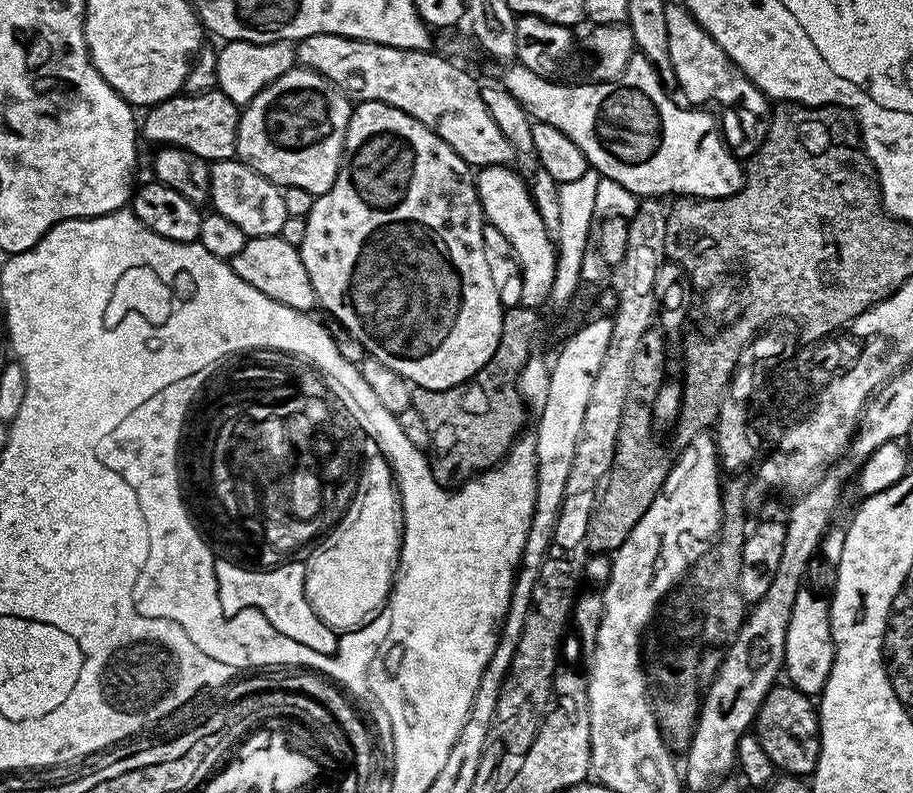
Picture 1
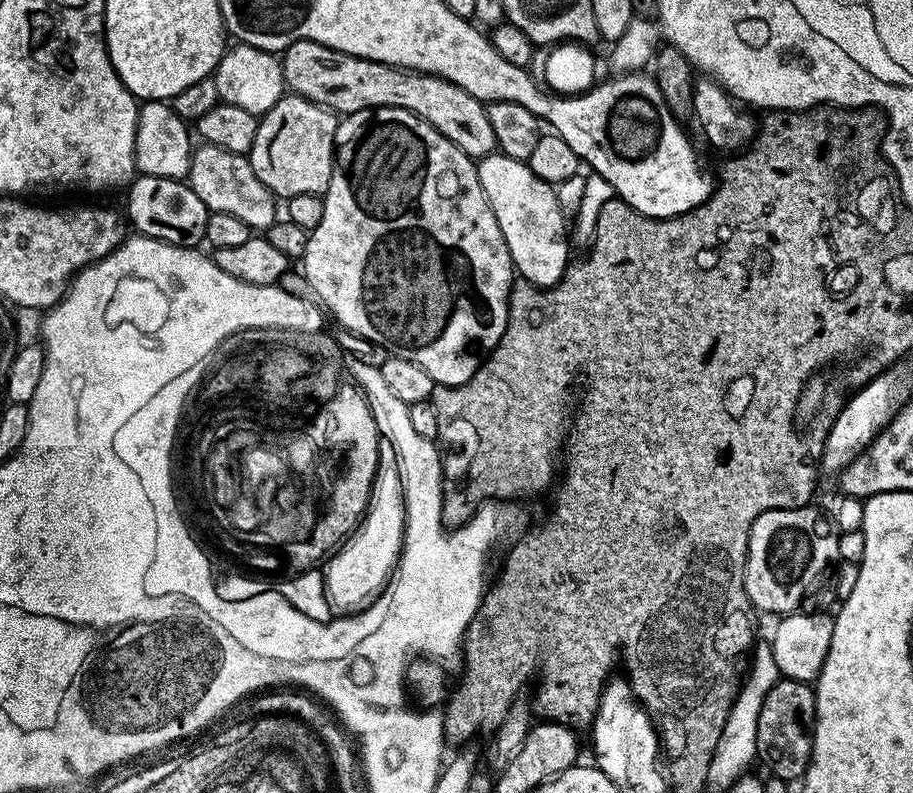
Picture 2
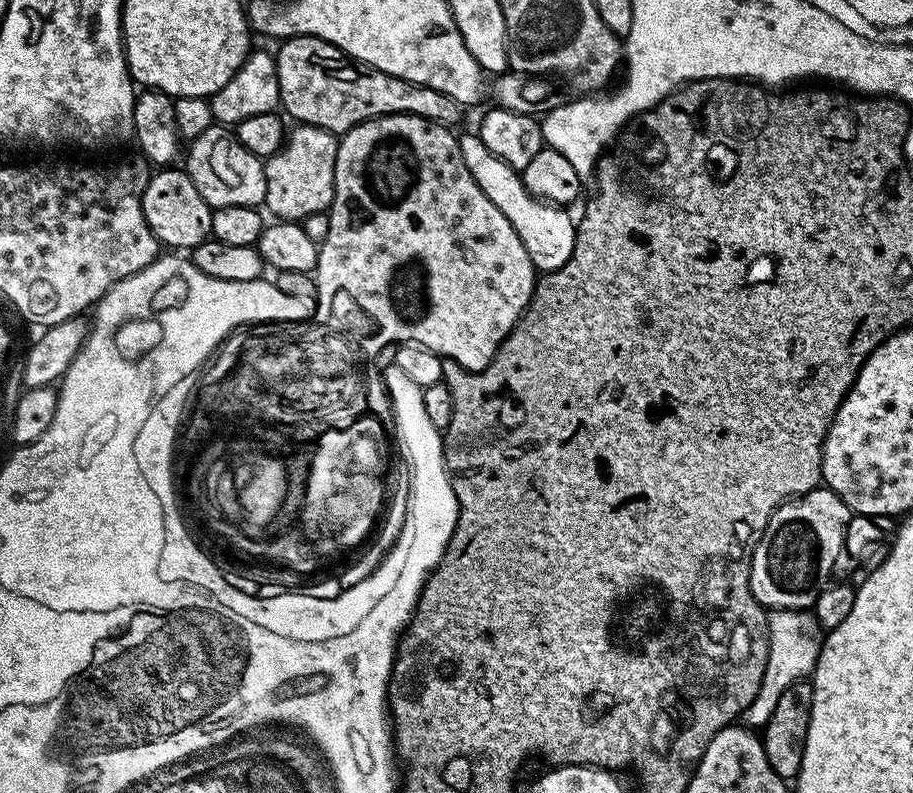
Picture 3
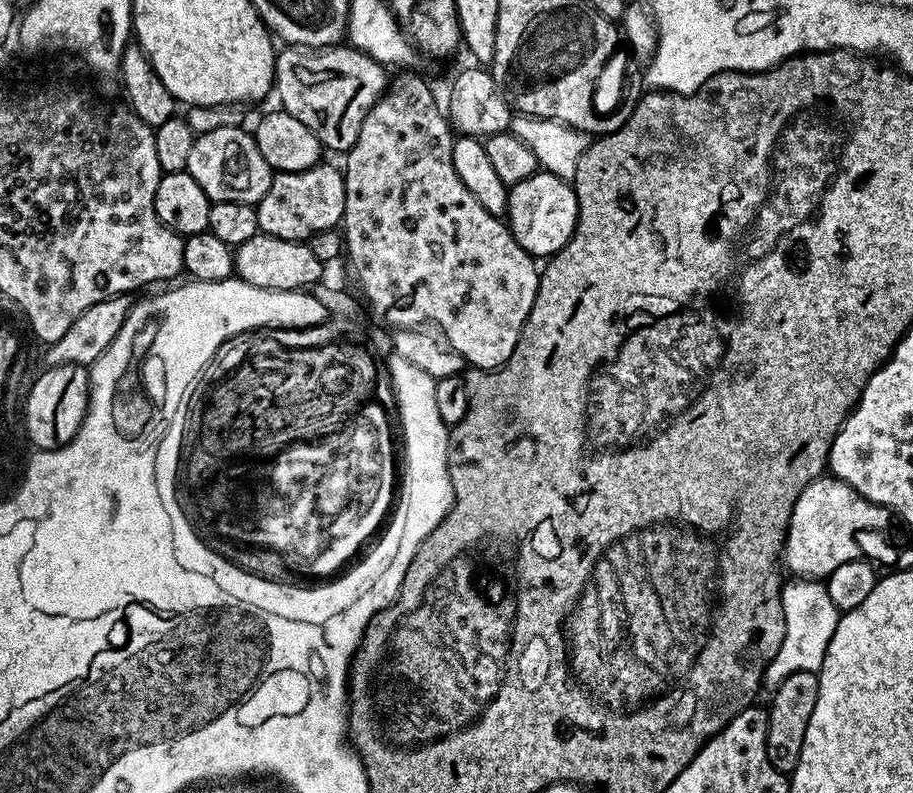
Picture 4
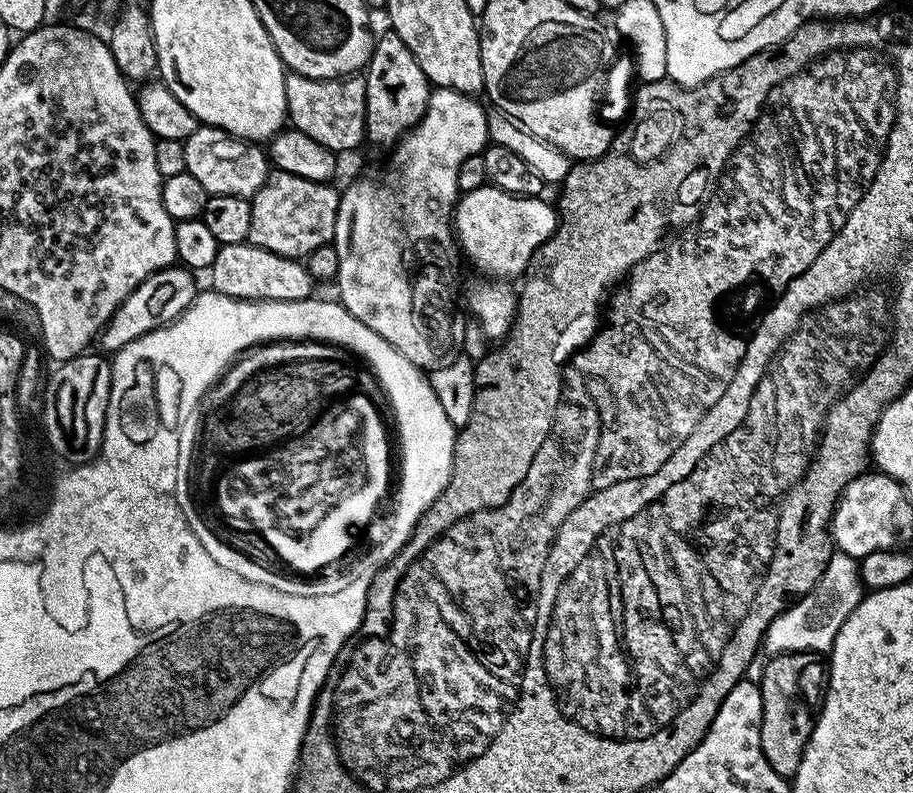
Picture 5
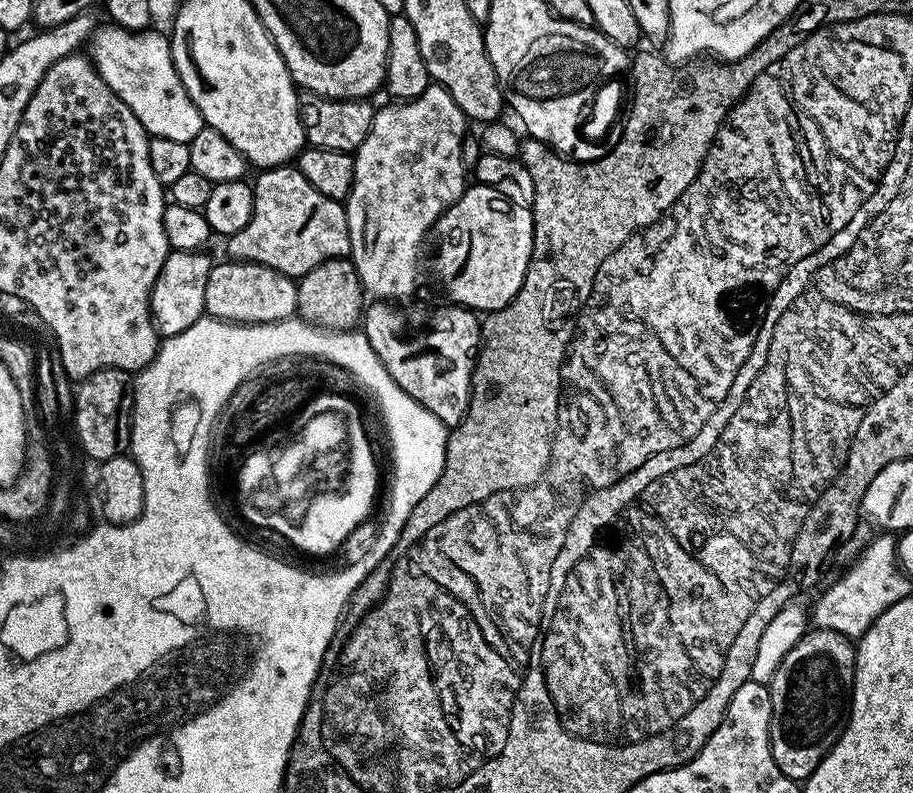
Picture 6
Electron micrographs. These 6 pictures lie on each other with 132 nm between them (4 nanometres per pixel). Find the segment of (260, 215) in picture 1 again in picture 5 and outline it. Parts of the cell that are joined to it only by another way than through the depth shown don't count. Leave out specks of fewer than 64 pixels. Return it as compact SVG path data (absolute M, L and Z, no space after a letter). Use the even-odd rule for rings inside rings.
M197 126L194 134L183 141L186 150L184 170L194 174L194 178L198 178L202 186L206 186L209 196L230 194L251 198L268 181L270 160L259 143L241 140L239 136L232 136L226 130L207 126Z

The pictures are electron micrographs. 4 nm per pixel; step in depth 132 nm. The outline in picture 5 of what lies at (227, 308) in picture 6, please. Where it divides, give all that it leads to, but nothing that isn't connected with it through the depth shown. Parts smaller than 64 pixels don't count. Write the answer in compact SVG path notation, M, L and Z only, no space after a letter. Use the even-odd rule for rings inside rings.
M221 244L210 269L211 291L235 300L306 300L313 295L314 281L300 260L274 254L257 244Z

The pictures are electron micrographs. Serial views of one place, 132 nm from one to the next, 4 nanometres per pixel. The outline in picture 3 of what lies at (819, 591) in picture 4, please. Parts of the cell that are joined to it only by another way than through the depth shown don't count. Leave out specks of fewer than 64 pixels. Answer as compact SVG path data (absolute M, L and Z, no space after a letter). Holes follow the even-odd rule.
M771 609L768 612L768 662L758 696L744 712L742 720L747 727L762 728L782 696L782 690L809 677L815 671L820 653L820 627L815 615L801 609Z

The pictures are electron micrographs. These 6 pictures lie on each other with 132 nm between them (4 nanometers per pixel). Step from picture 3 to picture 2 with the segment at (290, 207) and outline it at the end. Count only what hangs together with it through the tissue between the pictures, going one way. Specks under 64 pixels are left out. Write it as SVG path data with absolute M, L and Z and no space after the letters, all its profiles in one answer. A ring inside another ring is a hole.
M285 94L259 121L250 159L254 174L258 174L272 195L287 198L294 194L319 196L327 192L336 151L337 113L305 96Z

